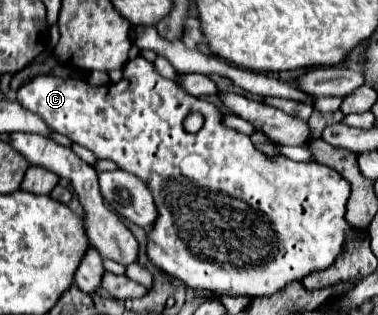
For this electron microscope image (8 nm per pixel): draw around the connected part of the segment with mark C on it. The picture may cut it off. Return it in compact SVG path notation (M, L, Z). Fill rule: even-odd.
M136 57L136 59L128 61L126 67L122 69L122 79L118 83L108 83L102 87L94 87L84 79L62 79L62 77L54 77L54 75L36 77L34 81L30 81L18 89L18 103L22 103L22 107L40 115L56 133L66 135L74 143L90 149L98 159L112 159L114 163L118 163L120 169L134 173L150 187L160 215L158 215L152 231L148 233L148 257L152 259L152 263L156 267L160 267L168 275L180 279L182 283L186 283L192 289L204 289L204 291L210 291L212 295L228 295L228 297L248 297L248 299L270 297L270 295L278 293L282 287L286 287L288 283L302 281L306 275L310 275L314 271L324 271L326 267L330 267L344 253L342 251L344 243L352 237L354 227L344 217L346 201L350 197L350 183L346 179L342 179L340 173L336 173L334 169L330 169L326 165L318 165L318 163L296 163L288 157L282 157L282 159L276 157L272 161L272 159L264 157L258 149L254 149L248 135L242 135L222 123L222 111L214 103L210 103L206 99L198 99L198 97L186 93L176 81L170 81L170 79L158 75L154 63L146 61L144 57ZM192 111L202 113L206 119L204 127L196 135L186 133L182 127L184 117Z

